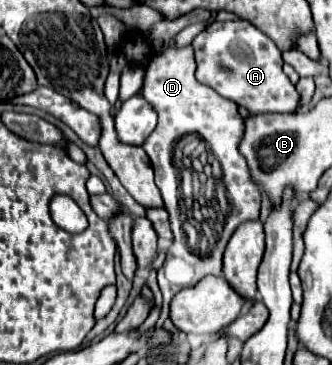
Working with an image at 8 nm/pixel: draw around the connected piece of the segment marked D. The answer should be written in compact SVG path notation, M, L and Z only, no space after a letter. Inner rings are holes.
M167 47L163 51L153 53L151 59L149 59L149 65L147 65L143 95L145 95L145 99L149 99L149 103L153 103L155 111L159 115L159 123L157 123L155 131L145 139L143 149L149 155L151 165L155 169L155 183L161 191L163 205L169 213L171 229L173 229L173 235L175 235L173 245L169 247L169 253L167 253L167 261L157 271L159 287L161 287L161 293L163 293L163 313L161 313L161 321L163 321L163 319L167 319L167 307L169 307L173 295L177 295L185 287L193 287L195 283L199 283L207 275L215 275L215 277L223 275L223 251L227 247L229 237L233 235L233 231L241 223L251 221L251 219L259 219L261 189L251 179L247 161L239 153L239 143L241 143L243 133L245 133L245 119L239 115L239 107L233 101L221 99L221 95L217 95L211 87L207 87L207 85L203 85L195 79L195 63L193 63L193 49L191 47L181 47L181 49ZM193 133L209 149L209 161L211 161L203 167L203 175L197 171L197 177L193 177L193 181L201 183L201 187L199 187L201 195L199 197L195 195L195 191L191 191L189 195L183 193L183 175L181 175L181 169L175 163L175 145L185 135L193 135Z

